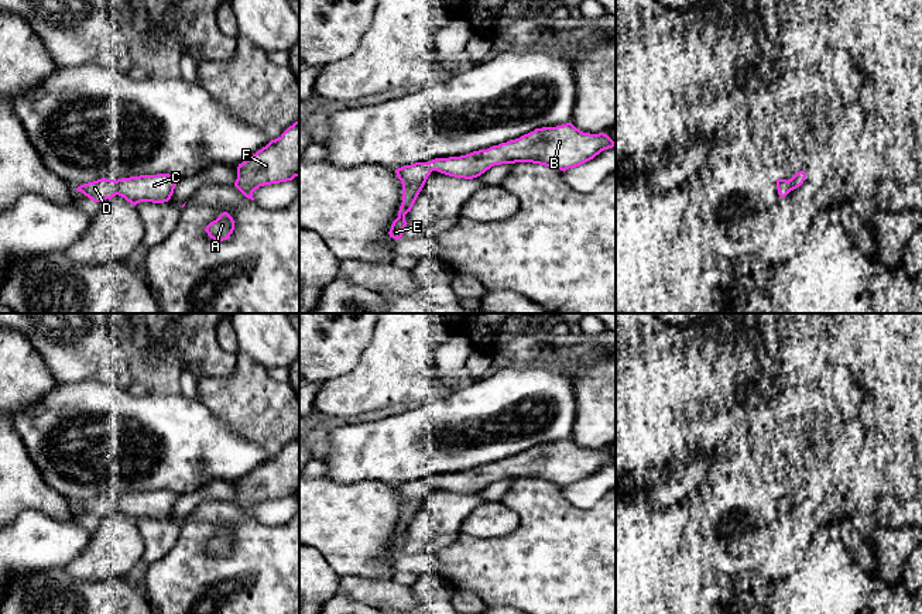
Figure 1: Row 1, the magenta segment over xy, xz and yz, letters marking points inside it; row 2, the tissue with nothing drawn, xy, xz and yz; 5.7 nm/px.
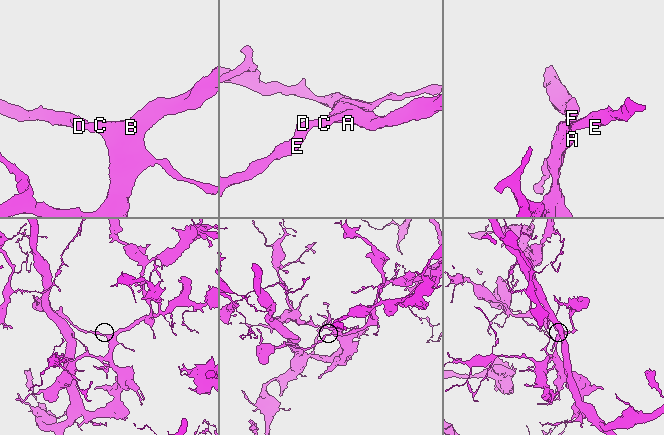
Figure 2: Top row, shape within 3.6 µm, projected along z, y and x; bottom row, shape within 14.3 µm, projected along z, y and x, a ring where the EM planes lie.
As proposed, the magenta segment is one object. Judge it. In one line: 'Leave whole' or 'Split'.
Leave whole

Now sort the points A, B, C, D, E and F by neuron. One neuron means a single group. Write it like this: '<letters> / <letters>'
A B C D E F

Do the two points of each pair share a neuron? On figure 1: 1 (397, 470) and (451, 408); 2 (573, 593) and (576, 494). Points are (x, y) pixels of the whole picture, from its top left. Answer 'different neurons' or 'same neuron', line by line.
1: same neuron
2: different neurons

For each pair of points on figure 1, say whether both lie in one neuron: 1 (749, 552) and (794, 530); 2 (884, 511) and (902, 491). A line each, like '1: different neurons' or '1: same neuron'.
1: different neurons
2: different neurons

